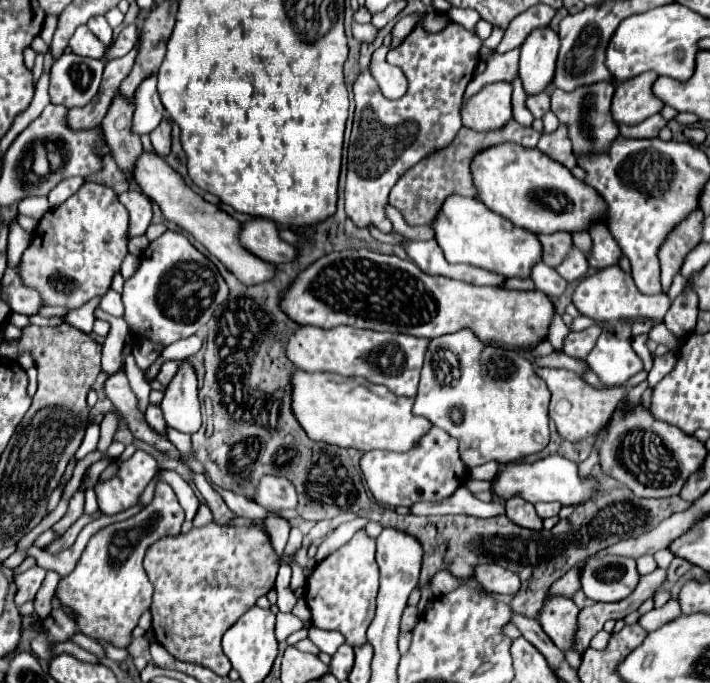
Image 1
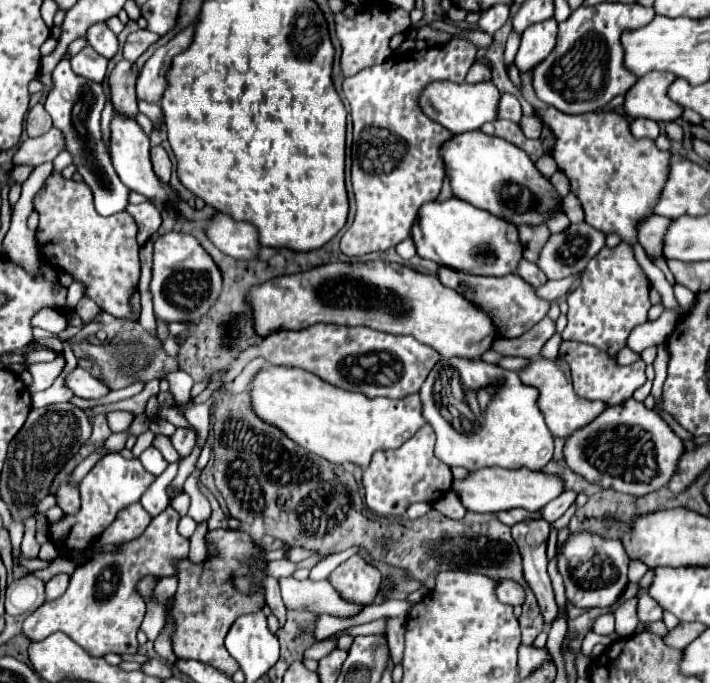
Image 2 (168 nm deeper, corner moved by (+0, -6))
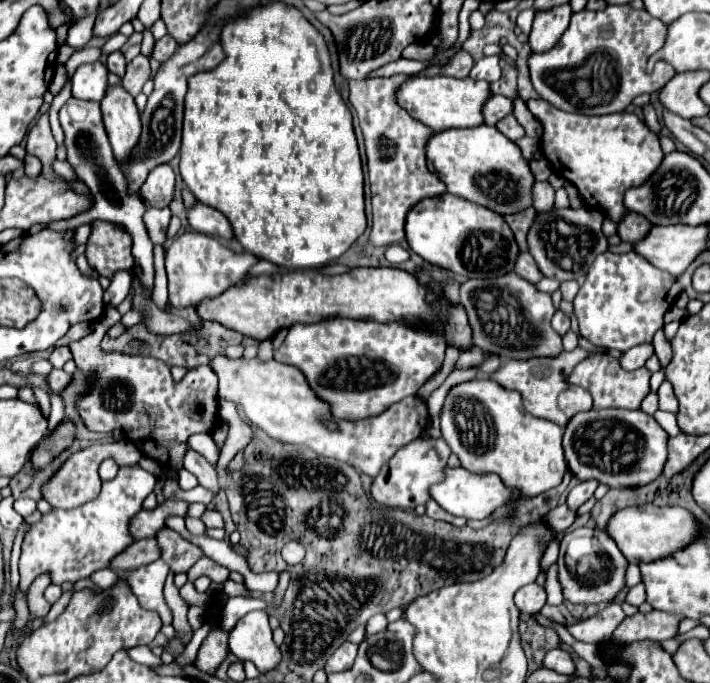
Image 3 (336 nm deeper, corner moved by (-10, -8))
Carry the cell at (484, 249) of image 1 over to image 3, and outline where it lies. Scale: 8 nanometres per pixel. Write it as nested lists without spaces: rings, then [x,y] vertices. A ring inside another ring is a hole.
[[[450,193],[420,199],[406,215],[406,241],[424,261],[464,279],[500,277],[514,269],[518,247],[502,215]]]

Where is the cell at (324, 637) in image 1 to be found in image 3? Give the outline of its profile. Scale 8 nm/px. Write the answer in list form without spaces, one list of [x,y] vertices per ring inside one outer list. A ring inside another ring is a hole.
[[[374,615],[374,617],[368,621],[368,625],[366,625],[366,637],[368,637],[368,635],[374,635],[374,633],[378,633],[378,631],[384,631],[386,625],[388,625],[388,619],[386,619],[384,615]]]

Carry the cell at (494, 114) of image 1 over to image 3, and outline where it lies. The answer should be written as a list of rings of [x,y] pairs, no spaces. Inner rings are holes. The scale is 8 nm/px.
[[[434,75],[434,77],[410,77],[400,85],[396,91],[396,103],[408,111],[408,115],[424,125],[428,125],[432,131],[444,131],[452,127],[476,127],[482,125],[482,107],[488,99],[490,87],[488,81],[474,81],[472,77],[454,79],[446,75]]]

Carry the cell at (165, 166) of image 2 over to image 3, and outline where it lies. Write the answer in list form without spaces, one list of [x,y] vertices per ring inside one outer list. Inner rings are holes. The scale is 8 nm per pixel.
[[[160,165],[150,171],[146,183],[140,187],[140,199],[150,207],[168,207],[174,195],[174,171],[170,165]]]

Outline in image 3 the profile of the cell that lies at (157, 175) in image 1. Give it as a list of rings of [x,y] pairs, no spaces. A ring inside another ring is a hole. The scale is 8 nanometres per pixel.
[[[108,85],[100,101],[102,121],[116,159],[124,159],[140,137],[140,111],[122,85]]]

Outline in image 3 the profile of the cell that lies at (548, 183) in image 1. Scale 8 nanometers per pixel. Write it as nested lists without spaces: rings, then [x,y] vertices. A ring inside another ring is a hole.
[[[480,125],[436,131],[426,143],[426,161],[428,169],[438,175],[448,193],[464,197],[500,215],[510,215],[532,205],[532,171],[522,159],[518,145],[504,139],[496,127]]]

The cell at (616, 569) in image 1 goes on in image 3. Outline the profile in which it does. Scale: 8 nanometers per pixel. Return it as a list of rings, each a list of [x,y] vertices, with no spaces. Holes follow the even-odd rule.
[[[580,527],[568,531],[560,539],[560,555],[558,555],[558,581],[564,593],[564,599],[570,603],[594,605],[594,603],[610,603],[620,589],[624,589],[628,561],[608,539],[608,535],[600,529]]]

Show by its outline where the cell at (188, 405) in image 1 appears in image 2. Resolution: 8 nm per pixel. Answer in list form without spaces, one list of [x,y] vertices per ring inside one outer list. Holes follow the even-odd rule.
[[[176,427],[174,435],[170,439],[172,439],[174,449],[180,453],[180,457],[186,457],[186,455],[190,455],[190,451],[196,443],[196,431],[188,429],[188,427]]]

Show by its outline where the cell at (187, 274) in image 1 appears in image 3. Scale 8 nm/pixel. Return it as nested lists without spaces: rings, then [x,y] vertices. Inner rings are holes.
[[[188,231],[174,239],[166,251],[166,273],[168,273],[168,293],[174,307],[194,307],[206,297],[222,295],[228,287],[240,283],[250,267],[258,259],[252,253],[234,253],[224,247],[216,237]]]

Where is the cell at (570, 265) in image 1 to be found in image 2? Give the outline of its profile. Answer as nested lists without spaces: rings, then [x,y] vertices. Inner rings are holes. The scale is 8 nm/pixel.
[[[572,223],[564,233],[552,233],[546,249],[542,249],[538,267],[546,273],[548,279],[562,279],[572,273],[584,271],[586,263],[604,247],[604,239],[606,235],[596,231],[594,227],[586,223]]]

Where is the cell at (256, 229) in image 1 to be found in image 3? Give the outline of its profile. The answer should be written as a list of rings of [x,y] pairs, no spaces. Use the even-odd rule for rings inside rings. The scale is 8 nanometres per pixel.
[[[200,201],[188,209],[188,223],[198,233],[208,233],[208,235],[220,237],[220,239],[234,237],[228,219],[220,211],[216,211],[214,207],[208,207]]]

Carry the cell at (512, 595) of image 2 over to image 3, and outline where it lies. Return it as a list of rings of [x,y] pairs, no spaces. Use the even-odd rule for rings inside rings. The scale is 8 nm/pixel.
[[[538,583],[524,585],[522,589],[516,591],[514,603],[516,603],[516,607],[520,609],[522,615],[534,615],[546,605],[546,591]]]

